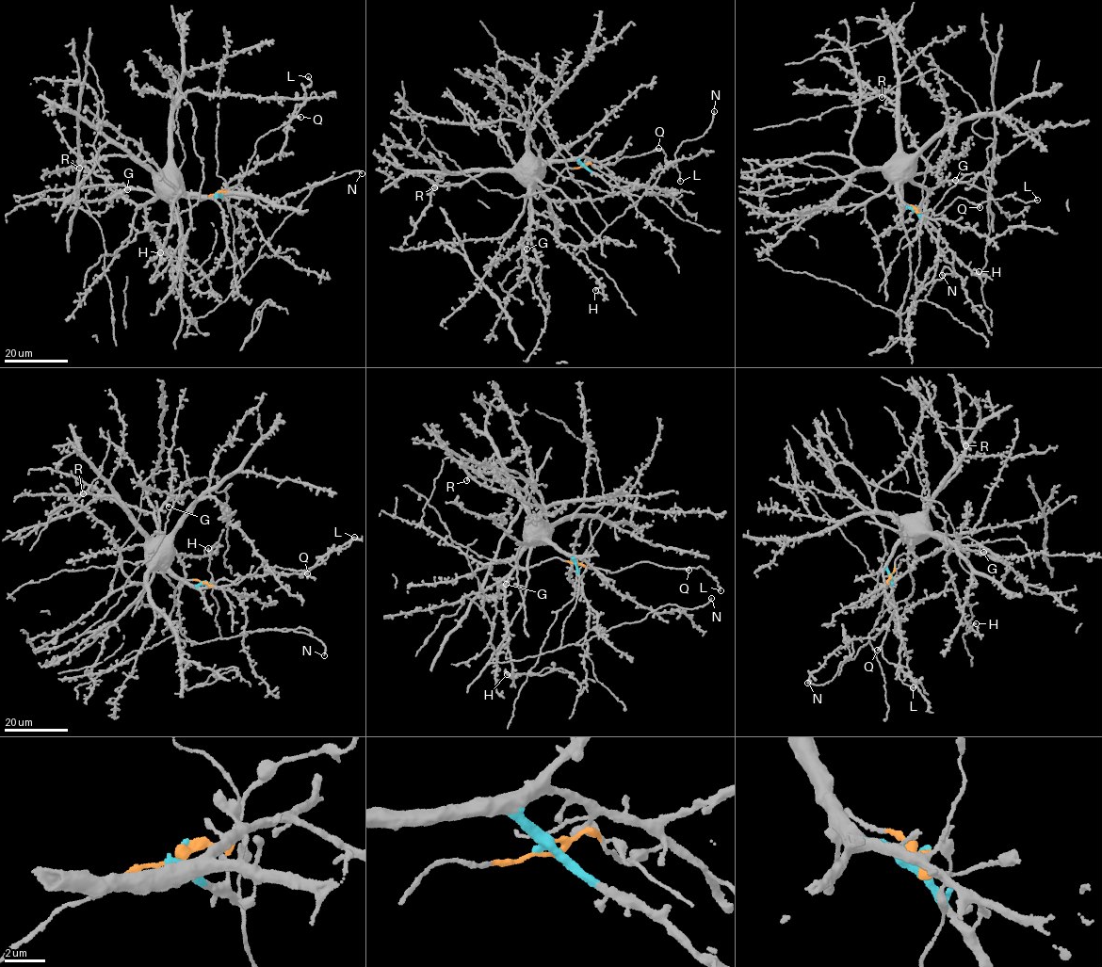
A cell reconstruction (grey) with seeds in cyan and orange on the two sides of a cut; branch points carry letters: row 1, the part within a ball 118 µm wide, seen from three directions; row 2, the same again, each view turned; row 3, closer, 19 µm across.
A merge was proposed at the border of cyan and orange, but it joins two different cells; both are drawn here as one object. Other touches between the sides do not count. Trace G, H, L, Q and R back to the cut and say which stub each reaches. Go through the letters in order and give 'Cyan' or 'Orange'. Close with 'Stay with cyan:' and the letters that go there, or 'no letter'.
G: Cyan
H: Cyan
L: Orange
Q: Orange
R: Cyan
Stay with cyan: G, H, R

